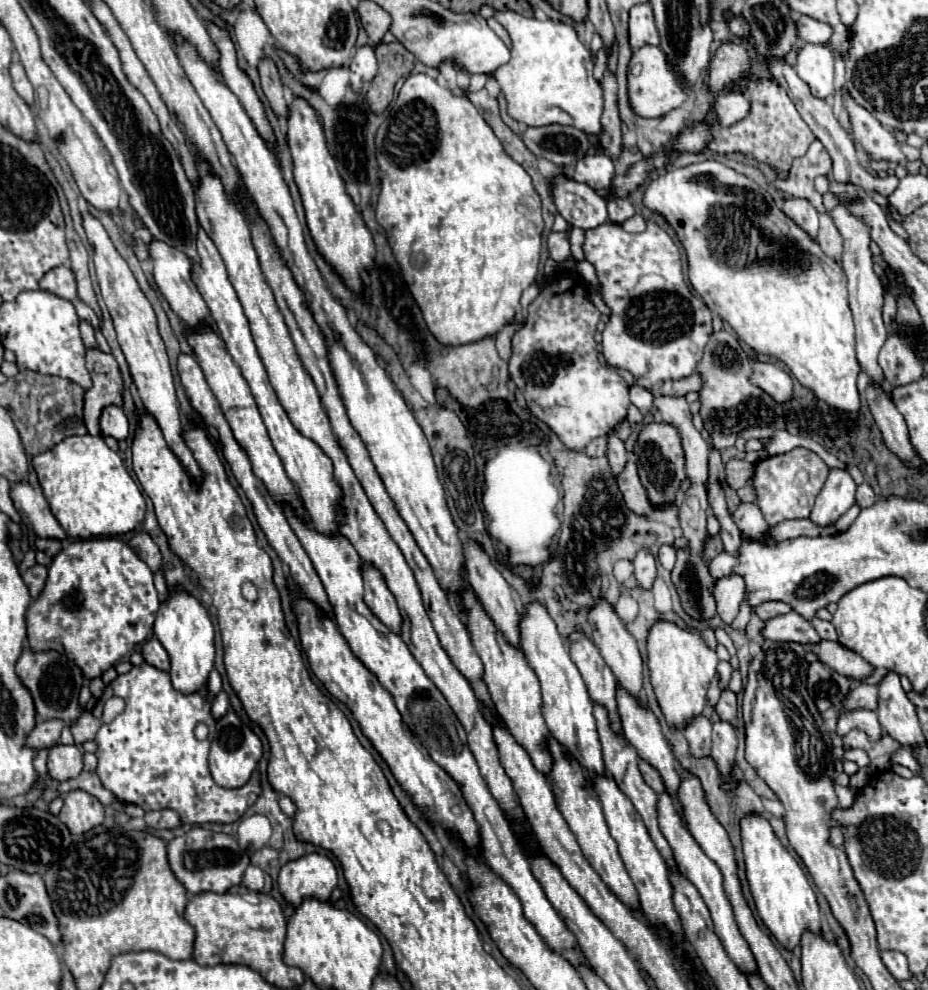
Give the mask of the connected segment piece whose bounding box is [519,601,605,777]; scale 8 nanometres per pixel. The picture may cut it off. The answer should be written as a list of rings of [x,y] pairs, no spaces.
[[[531,601],[529,605],[525,605],[521,613],[519,635],[521,635],[521,649],[525,651],[527,661],[541,683],[541,695],[543,695],[541,711],[545,713],[545,723],[549,727],[549,733],[569,749],[569,753],[587,771],[587,777],[591,777],[593,773],[603,773],[605,767],[601,759],[601,743],[599,743],[595,719],[591,713],[593,703],[589,701],[585,683],[579,675],[577,665],[569,657],[569,651],[565,647],[561,633],[553,625],[553,619],[549,617],[541,601]]]

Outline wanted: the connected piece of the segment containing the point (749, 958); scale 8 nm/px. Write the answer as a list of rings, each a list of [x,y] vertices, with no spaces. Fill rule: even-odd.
[[[661,793],[659,799],[657,799],[657,815],[659,815],[659,825],[661,825],[661,833],[663,837],[669,841],[671,849],[673,849],[673,857],[677,857],[677,867],[679,871],[697,887],[697,891],[701,893],[705,905],[709,907],[709,913],[711,913],[711,919],[715,923],[715,933],[719,935],[727,955],[735,961],[735,965],[743,971],[743,973],[757,973],[757,963],[755,963],[755,957],[747,945],[747,941],[743,939],[743,935],[739,933],[737,929],[737,923],[735,923],[735,917],[733,917],[733,909],[731,909],[731,903],[723,891],[723,875],[719,871],[719,867],[701,851],[701,847],[697,845],[697,841],[693,839],[693,835],[689,833],[689,829],[685,827],[683,819],[681,819],[681,813],[679,813],[679,807],[675,805],[675,799],[669,797],[667,793]]]

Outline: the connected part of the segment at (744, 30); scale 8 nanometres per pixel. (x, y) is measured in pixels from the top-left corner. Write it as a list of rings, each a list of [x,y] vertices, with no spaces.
[[[731,17],[731,19],[727,19],[727,23],[729,23],[729,29],[735,35],[739,35],[739,37],[743,37],[743,35],[749,33],[749,25],[747,25],[747,21],[743,17]]]

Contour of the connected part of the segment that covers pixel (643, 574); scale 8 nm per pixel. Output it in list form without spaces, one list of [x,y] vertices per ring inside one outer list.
[[[641,549],[635,559],[633,559],[633,565],[635,565],[635,577],[639,581],[641,587],[645,589],[651,589],[653,581],[655,581],[655,557],[647,551],[647,549]]]

